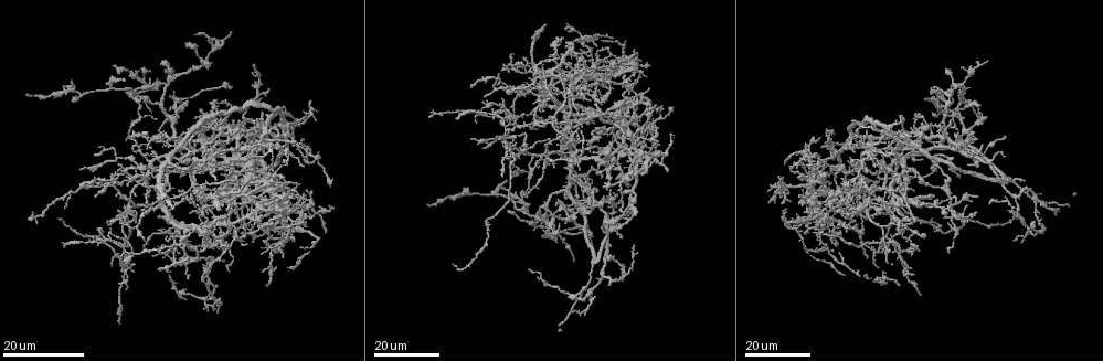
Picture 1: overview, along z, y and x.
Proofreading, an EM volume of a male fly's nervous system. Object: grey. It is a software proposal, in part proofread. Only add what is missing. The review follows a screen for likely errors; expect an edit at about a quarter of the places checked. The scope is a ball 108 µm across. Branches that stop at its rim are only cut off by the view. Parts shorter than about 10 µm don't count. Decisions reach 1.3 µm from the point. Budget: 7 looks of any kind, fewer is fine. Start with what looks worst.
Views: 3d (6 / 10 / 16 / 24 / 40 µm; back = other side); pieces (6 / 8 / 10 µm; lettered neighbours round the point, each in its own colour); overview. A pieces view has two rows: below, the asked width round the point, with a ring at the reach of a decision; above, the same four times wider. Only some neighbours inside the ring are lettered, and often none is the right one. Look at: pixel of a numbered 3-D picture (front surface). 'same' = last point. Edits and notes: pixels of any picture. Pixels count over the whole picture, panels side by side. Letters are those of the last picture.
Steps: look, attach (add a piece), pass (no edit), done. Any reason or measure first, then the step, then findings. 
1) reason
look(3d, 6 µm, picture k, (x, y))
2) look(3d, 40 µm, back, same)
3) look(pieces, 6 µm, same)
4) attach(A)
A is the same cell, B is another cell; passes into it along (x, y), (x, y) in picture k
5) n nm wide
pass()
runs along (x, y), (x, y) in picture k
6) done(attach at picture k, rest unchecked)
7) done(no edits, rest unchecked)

free end
look(3d, 16 µm, picture 1, (214, 181))

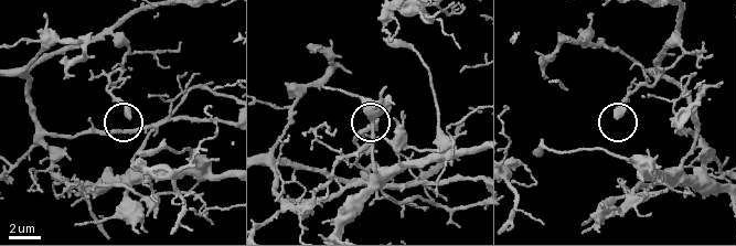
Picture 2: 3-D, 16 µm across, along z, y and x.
see the neighbours
look(pieces, 6 µm, picture 2, (127, 115))

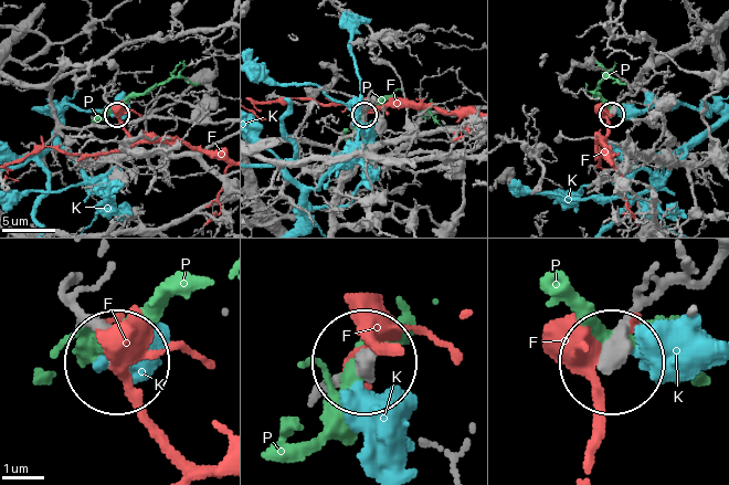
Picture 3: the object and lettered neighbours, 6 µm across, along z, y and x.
410 nm wide
pass()
F, K and P are other cells; no lettered piece goes on from it

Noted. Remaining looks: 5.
an open end
look(3d, 16 µm, picture 1, (558, 241))

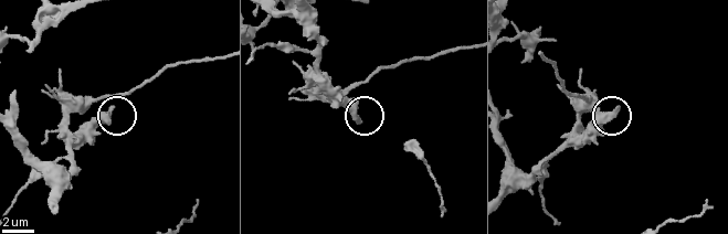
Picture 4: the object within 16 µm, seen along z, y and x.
what lies round it
look(pieces, 6 µm, picture 4, (114, 110))

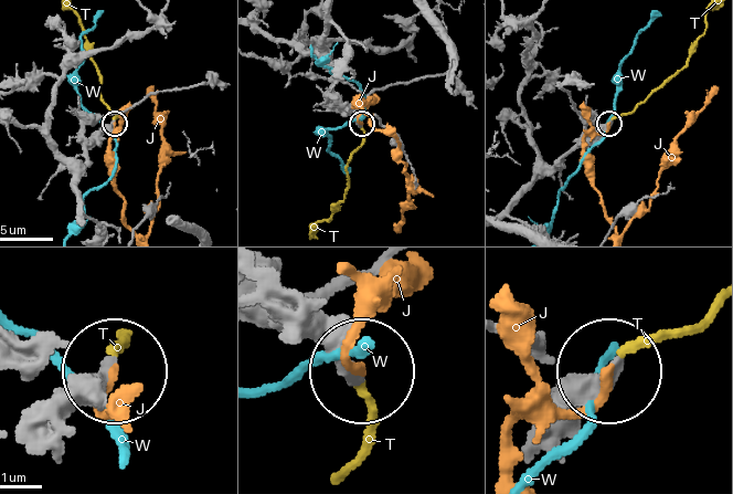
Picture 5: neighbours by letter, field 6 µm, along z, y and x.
attach(T)
T is the same cell, J and W are other cells; passes into it along (45, 423), (119, 339) in picture 5; it goes on there

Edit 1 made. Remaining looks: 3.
long arm stops here
look(3d, 16 µm, picture 1, (308, 101))

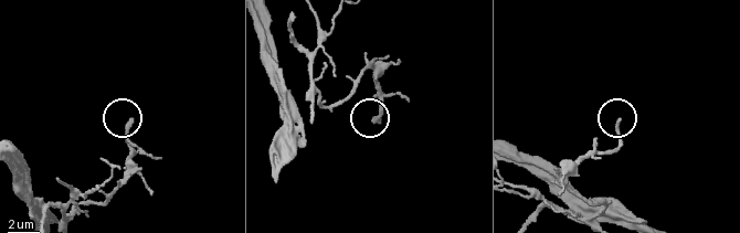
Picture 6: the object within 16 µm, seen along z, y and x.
look(pieces, 8 µm, picture 6, (620, 122))

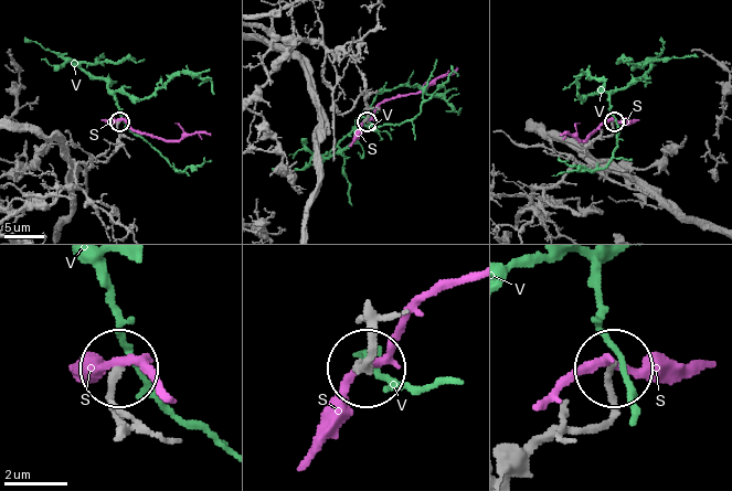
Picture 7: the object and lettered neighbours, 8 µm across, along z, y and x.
pass()
S and V are other cells; runs along (117, 439), (115, 374) in picture 7; no lettered piece goes on from it

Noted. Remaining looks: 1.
done(attach at picture 5, rest unchecked)

